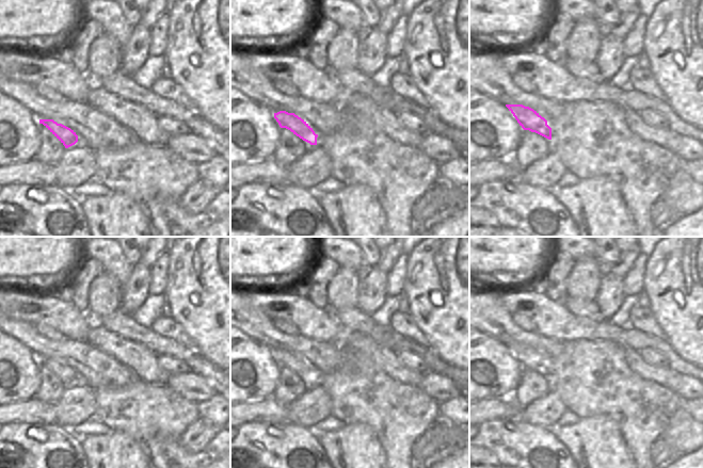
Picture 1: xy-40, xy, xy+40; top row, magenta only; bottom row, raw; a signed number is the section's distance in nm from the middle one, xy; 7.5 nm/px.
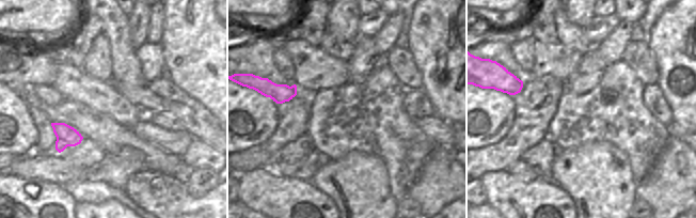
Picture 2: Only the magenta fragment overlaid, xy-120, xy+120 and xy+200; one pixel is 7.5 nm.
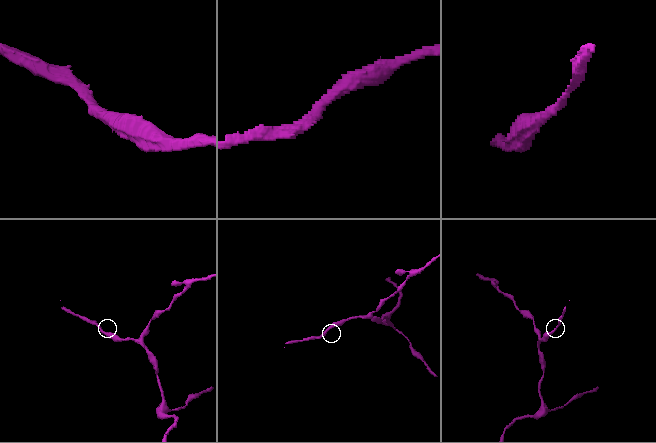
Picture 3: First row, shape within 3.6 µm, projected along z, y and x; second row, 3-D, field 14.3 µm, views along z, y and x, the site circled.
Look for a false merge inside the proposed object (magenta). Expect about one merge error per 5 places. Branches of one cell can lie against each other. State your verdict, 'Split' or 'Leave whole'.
Leave whole

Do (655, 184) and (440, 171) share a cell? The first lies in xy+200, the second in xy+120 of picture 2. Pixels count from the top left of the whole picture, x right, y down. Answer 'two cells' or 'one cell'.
one cell

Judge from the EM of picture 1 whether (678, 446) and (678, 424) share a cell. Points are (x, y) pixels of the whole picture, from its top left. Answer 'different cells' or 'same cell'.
same cell

